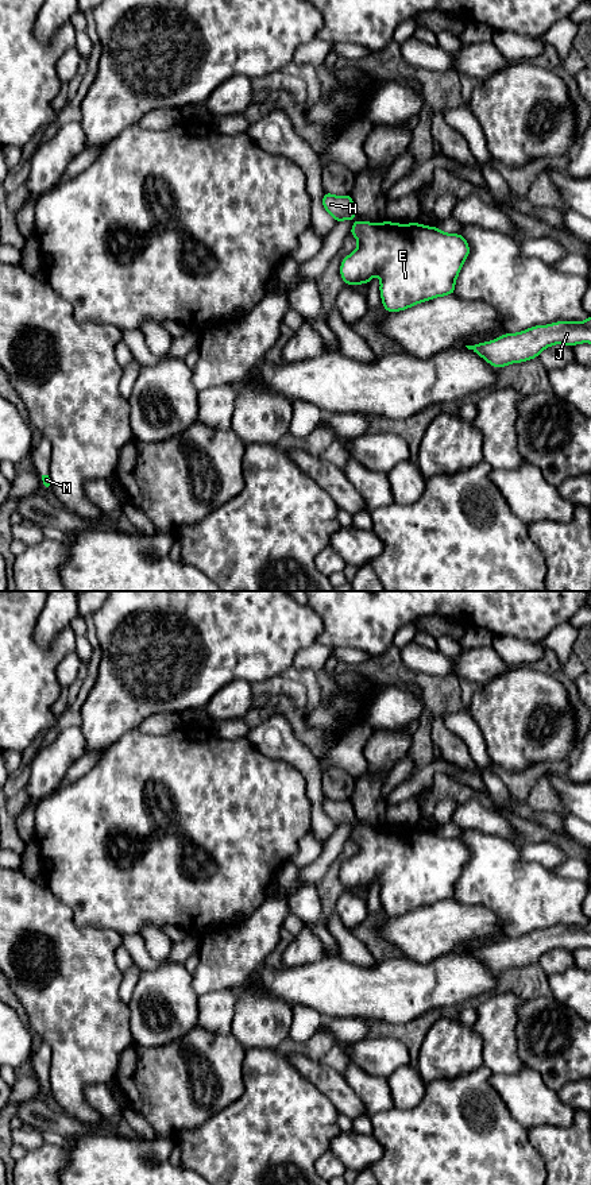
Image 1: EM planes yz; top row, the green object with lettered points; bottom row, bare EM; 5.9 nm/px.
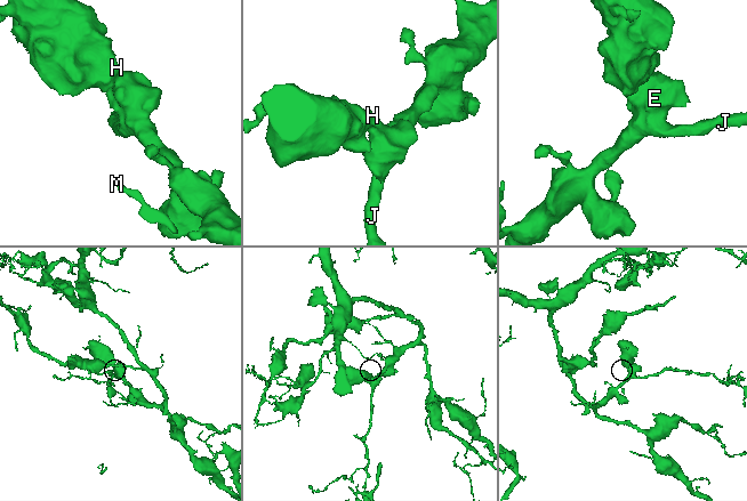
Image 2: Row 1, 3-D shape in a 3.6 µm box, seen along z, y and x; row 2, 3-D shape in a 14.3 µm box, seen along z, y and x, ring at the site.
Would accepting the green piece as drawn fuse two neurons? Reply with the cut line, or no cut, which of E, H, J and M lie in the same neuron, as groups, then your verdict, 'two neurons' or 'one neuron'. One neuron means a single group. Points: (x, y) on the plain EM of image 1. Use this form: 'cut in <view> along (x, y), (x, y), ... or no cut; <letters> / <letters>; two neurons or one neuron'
no cut; E H J M; one neuron

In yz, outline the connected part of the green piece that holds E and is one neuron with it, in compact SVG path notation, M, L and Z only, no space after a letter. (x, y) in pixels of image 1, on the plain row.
M383 826L354 827L349 838L358 844L358 853L340 869L345 889L370 888L374 880L381 883L381 902L386 916L401 916L420 907L455 899L455 887L470 860L470 850L460 838L444 838L437 831L418 827L398 829Z

